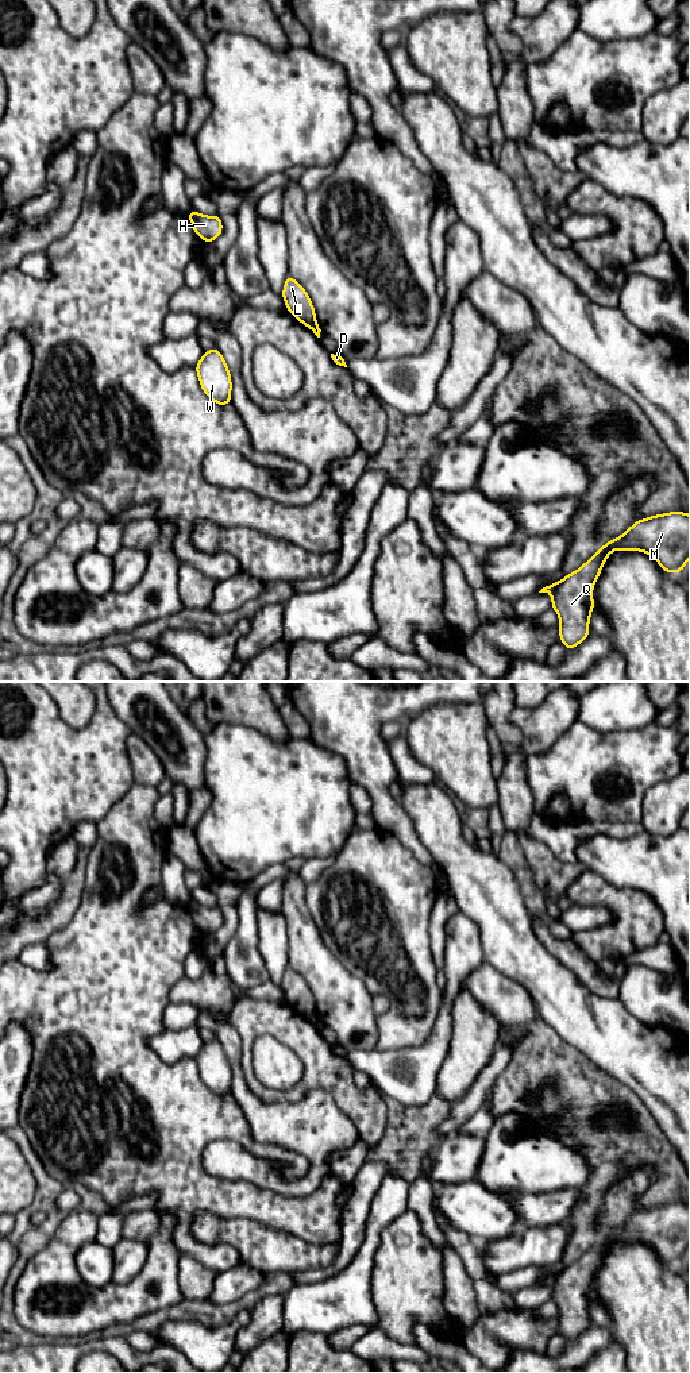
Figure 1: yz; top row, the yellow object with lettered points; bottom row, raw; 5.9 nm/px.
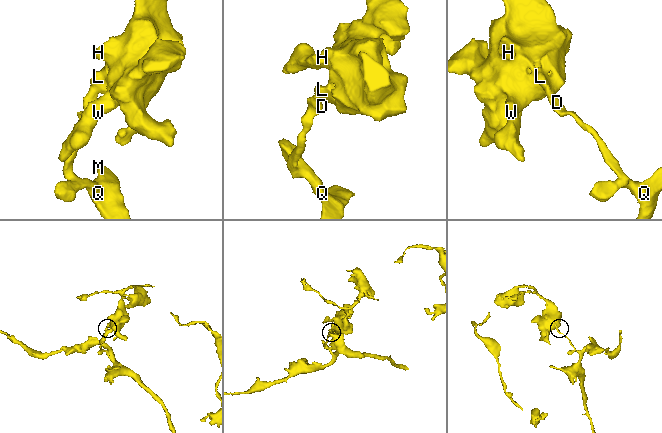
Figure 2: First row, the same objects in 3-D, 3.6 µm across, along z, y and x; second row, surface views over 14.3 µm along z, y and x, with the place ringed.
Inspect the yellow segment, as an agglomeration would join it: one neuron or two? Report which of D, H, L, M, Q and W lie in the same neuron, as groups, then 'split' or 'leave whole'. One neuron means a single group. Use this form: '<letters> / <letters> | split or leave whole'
D M Q / H L W | split

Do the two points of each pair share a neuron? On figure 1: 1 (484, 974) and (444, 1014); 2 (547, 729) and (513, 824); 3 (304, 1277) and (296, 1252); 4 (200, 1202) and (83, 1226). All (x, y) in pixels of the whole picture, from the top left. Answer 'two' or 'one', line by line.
1: two
2: two
3: two
4: two

